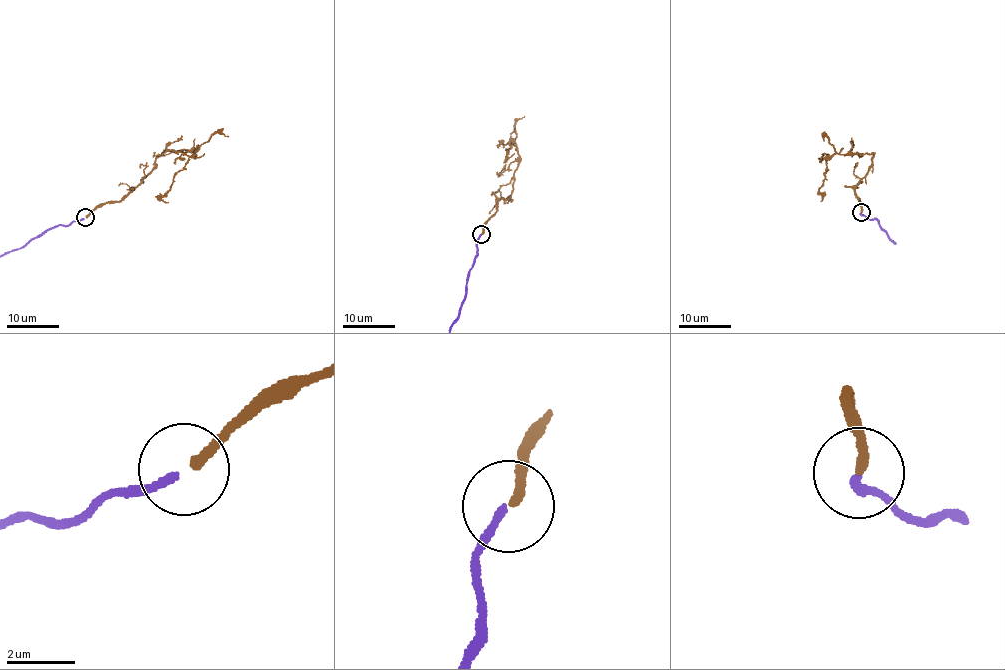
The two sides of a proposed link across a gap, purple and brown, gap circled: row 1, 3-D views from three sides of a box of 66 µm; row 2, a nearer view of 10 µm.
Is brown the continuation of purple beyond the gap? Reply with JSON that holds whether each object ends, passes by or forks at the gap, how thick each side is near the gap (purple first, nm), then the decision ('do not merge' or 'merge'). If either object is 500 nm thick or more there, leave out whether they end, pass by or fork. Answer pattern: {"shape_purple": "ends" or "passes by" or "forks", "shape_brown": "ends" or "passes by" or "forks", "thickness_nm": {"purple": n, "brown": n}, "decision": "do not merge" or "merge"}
{"shape_purple": "ends", "shape_brown": "ends", "thickness_nm": {"purple": 220, "brown": 280}, "decision": "merge"}

